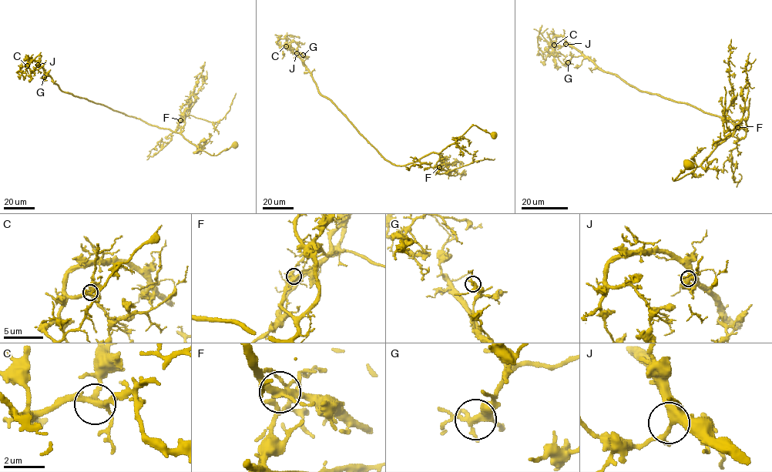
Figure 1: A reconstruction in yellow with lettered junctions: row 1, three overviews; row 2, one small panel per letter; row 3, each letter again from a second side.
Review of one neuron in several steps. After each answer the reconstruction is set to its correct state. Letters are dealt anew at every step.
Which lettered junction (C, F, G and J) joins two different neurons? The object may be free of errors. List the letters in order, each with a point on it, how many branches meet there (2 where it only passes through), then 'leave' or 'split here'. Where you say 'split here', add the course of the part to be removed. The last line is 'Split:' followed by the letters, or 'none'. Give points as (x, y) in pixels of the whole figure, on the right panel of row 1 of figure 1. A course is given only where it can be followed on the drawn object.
C: at (554, 45); 5 branches meet; leave
F: at (737, 127); 6 branches meet; split here; foreign part runs (737, 127), (740, 125), (746, 131), (746, 121), (742, 120), (732, 129), (727, 129), (724, 112), (724, 86)
G: at (568, 62); 5 branches meet; leave
J: at (565, 44); 5 branches meet; leave
Split: F

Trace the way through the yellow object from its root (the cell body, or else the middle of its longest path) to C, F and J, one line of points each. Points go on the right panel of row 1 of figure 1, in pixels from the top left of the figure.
C: (689, 163), (673, 181), (693, 172), (734, 125), (639, 91), (599, 68), (562, 36), (554, 45)
F: (689, 163), (673, 181), (693, 172), (737, 127)
J: (689, 163), (673, 181), (693, 172), (734, 125), (641, 92), (565, 44)

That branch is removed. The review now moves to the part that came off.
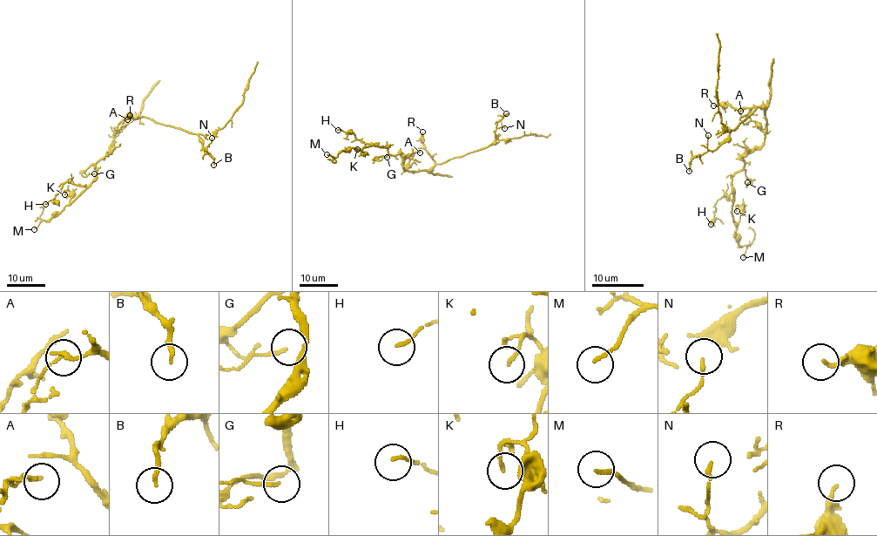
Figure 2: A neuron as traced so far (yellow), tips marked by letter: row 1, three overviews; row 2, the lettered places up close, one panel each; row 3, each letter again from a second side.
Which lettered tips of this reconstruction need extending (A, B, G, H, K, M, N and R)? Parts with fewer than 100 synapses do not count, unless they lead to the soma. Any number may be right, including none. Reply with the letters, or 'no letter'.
no letter

